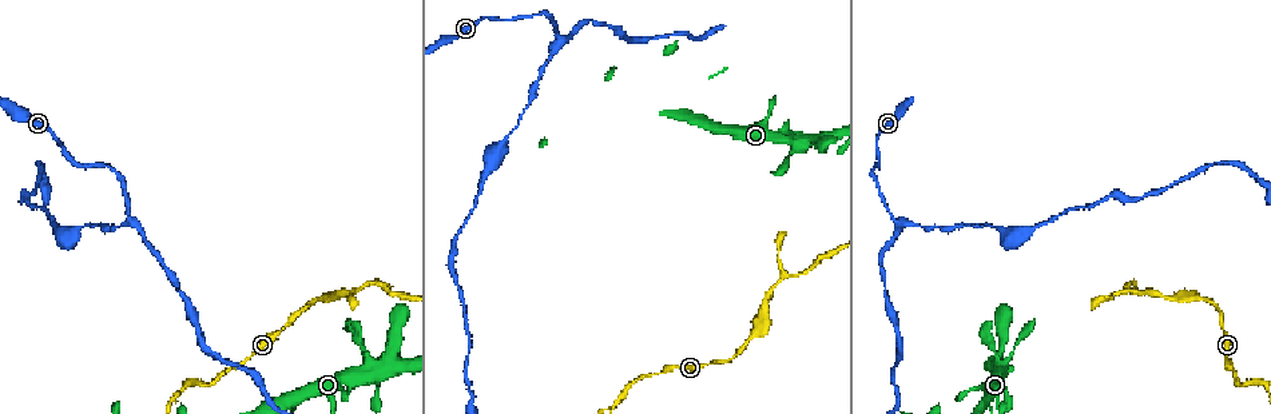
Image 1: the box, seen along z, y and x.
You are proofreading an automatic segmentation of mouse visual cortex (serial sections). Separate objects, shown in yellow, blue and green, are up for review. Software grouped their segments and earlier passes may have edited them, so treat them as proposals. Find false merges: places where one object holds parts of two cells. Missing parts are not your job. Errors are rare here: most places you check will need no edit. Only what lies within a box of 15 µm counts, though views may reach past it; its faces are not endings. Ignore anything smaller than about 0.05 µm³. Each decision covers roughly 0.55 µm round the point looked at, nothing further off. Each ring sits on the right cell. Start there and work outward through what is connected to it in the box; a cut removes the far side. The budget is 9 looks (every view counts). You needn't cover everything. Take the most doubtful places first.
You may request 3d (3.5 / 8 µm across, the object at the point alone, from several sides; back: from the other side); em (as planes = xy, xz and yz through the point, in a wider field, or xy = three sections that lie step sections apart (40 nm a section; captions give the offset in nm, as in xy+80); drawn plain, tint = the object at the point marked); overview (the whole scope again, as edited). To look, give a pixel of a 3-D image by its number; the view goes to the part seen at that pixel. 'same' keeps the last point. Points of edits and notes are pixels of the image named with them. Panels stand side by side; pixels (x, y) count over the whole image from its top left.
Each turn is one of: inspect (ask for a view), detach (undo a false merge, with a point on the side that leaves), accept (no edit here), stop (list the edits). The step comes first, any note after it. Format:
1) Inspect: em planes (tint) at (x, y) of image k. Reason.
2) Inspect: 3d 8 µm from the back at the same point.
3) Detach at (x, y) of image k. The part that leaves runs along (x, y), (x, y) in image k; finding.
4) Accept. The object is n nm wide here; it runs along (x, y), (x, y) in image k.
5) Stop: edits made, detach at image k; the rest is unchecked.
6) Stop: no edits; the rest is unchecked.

Inspect: 3d 8 µm at (372, 368) of image 1. Calibre changes.

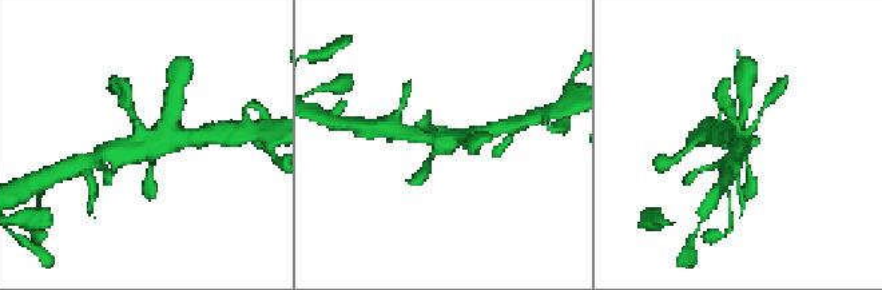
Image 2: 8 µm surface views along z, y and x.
Inspect: 3d 3.5 µm at (446, 138) of image 2. Closer look.

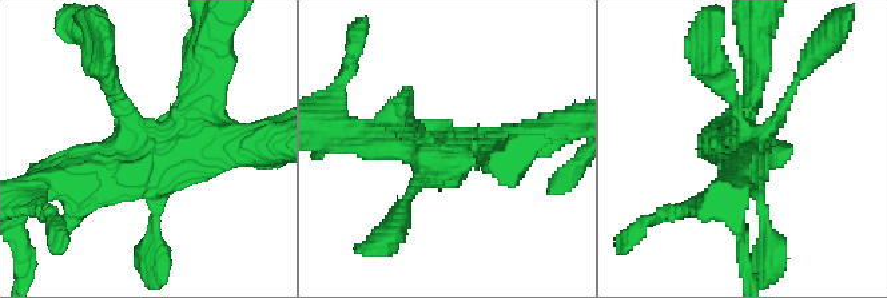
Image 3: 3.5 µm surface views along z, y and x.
Inspect: em xy step 5 (tint) at (442, 153) of image 3. Now the EM.

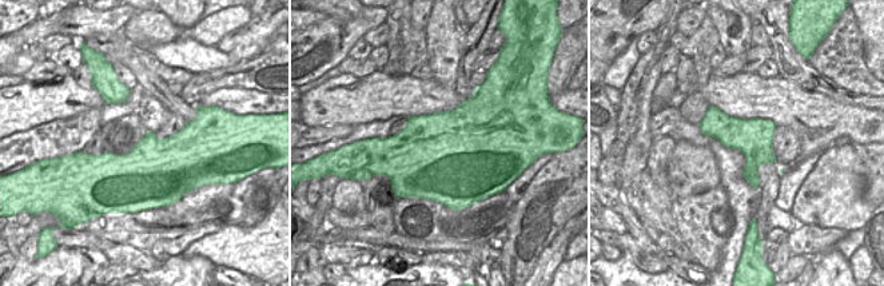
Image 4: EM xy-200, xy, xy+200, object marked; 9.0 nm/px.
Accept. It runs along (72, 181), (175, 155), (201, 94) in image 3; one cell here.

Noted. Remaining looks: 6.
Inspect: 3d 3.5 µm at (1136, 293) of image 1. Branch point.

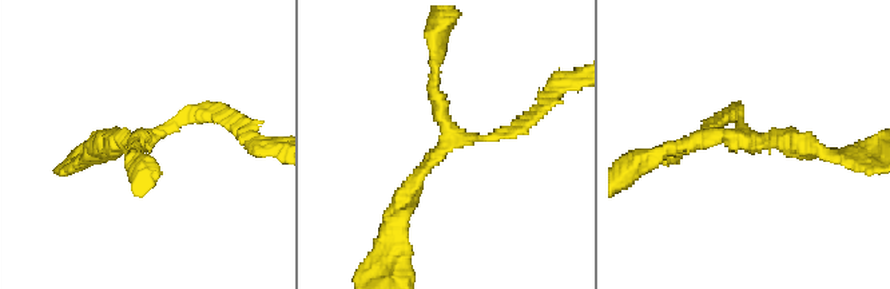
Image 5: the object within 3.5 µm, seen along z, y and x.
Inspect: em xy step 2 (tint) at (451, 136) of image 5. 3 arms meet here; the arms are 150, 150, 250 nm wide.

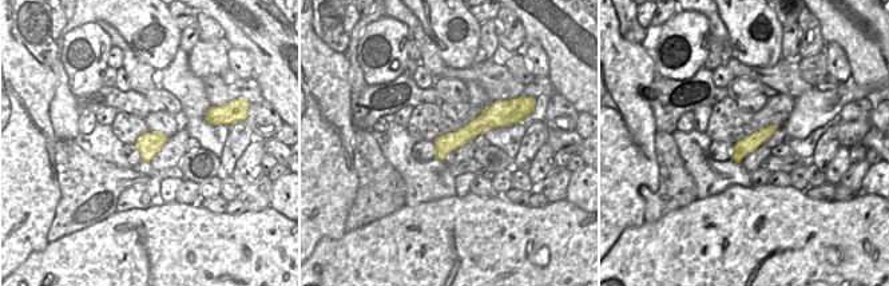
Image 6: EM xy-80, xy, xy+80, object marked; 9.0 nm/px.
Accept. The object is 180 nm wide here; it runs along (401, 202), (451, 137), (492, 137), (529, 119) in image 5; all the same cell.

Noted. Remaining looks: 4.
Inspect: 3d 3.5 µm at (877, 139) of image 1. Narrows sharply.

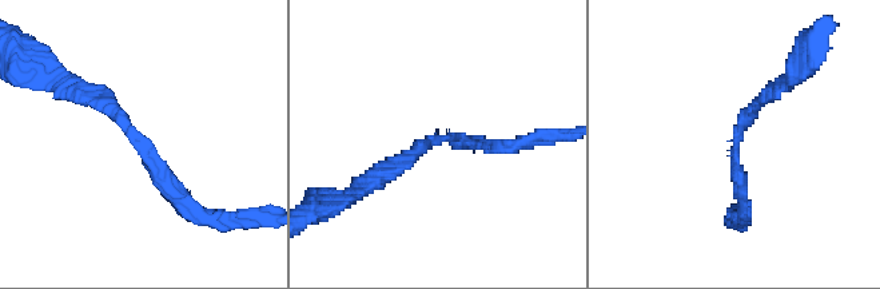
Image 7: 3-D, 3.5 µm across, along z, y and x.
Inspect: em xy step 5 (tint) at (443, 139) of image 7. The arms are 150, 150 nm wide; now the EM.

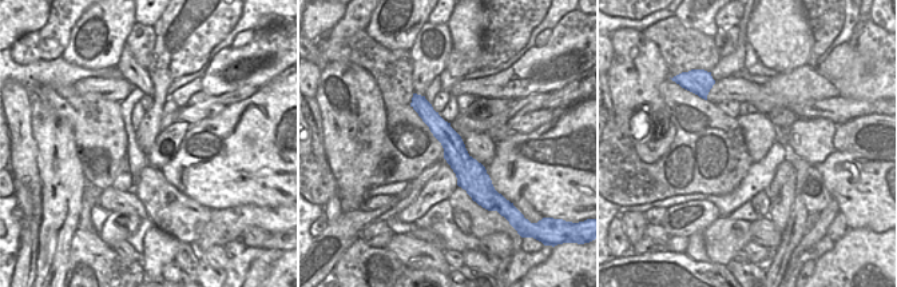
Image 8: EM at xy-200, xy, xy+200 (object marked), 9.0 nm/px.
Inspect: em xy step 3 (tint) at the same point. Cut it another way.

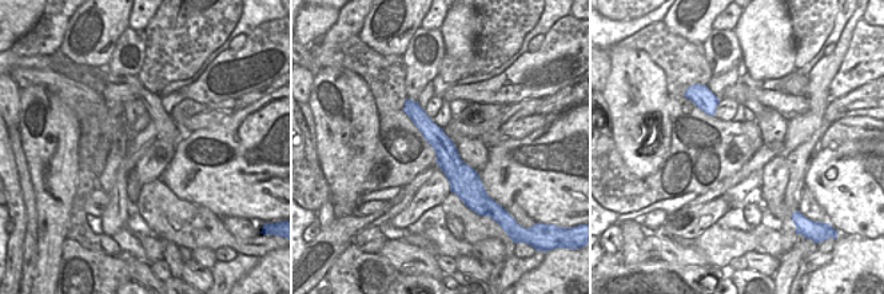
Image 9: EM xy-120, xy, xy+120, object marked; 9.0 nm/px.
Accept. It runs along (84, 97), (112, 109), (203, 216) in image 7; one cell here.

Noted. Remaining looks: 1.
Stop: no edits; the rest is unchecked.

